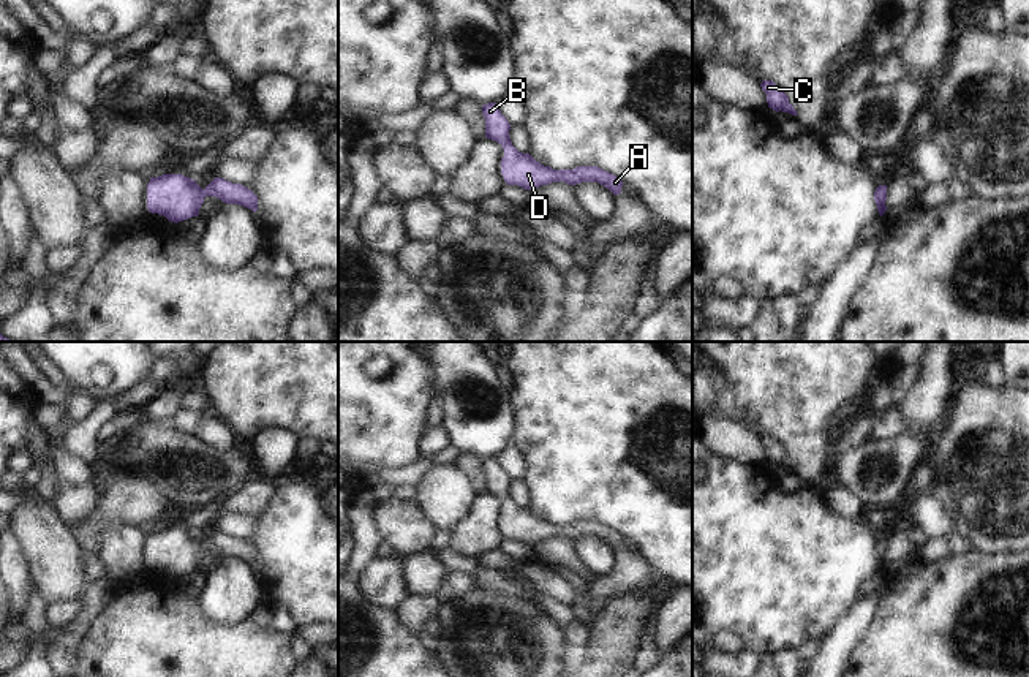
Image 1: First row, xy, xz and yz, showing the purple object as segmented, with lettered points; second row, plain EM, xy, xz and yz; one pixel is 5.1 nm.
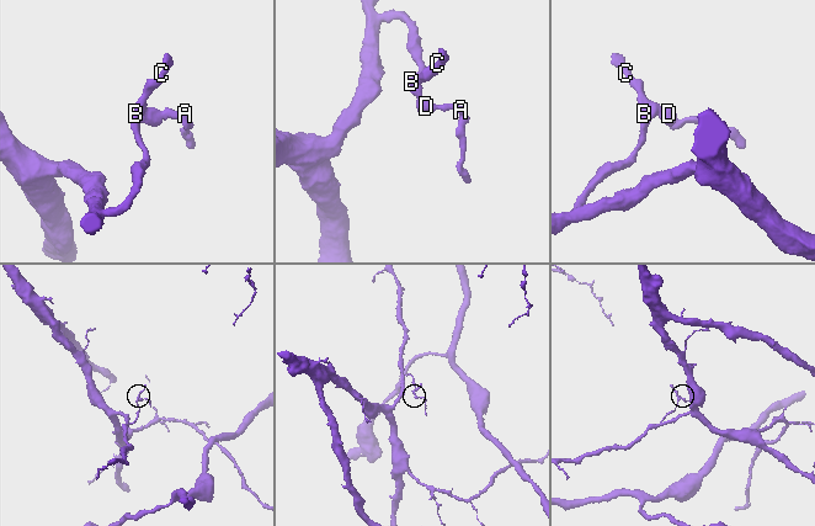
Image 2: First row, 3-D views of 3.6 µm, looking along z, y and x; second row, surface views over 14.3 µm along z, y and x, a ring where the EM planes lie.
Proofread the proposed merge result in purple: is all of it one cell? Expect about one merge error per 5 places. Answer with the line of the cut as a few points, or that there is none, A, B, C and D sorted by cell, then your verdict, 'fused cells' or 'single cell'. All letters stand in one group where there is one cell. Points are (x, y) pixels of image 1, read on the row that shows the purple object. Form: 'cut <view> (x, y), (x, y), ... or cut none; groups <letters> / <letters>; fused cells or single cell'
cut none; groups A B C D; single cell

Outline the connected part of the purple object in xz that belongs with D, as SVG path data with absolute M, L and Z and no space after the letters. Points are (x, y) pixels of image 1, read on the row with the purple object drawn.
M496 103L484 104L482 114L485 119L485 138L496 141L504 150L504 157L499 165L507 185L518 185L533 191L541 185L560 180L569 185L597 182L609 188L613 195L621 193L623 182L616 176L597 166L577 166L574 169L556 171L550 166L541 165L530 153L518 152L509 138L511 123L501 114Z

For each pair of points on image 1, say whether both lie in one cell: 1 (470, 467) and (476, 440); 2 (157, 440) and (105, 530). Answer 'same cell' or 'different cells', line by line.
1: different cells
2: different cells

